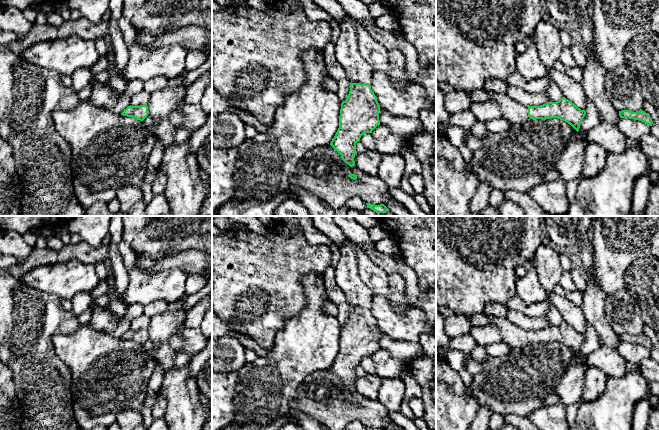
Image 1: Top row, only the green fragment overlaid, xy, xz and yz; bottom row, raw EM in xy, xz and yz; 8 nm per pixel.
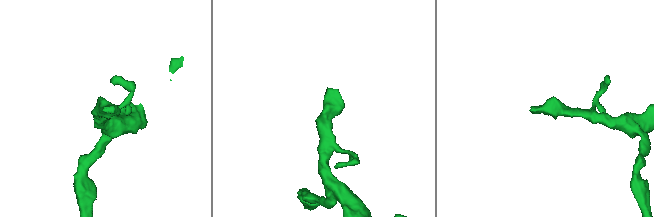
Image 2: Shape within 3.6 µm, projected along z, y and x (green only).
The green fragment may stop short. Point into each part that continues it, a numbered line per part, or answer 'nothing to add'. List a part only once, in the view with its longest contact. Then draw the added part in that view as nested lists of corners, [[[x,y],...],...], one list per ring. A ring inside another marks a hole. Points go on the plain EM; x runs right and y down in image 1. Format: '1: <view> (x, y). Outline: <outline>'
1: xz (347, 277). Outline: [[[346,238],[339,247],[341,258],[335,266],[335,280],[346,296],[350,307],[370,308],[372,293],[360,279],[358,272],[358,249]]]

